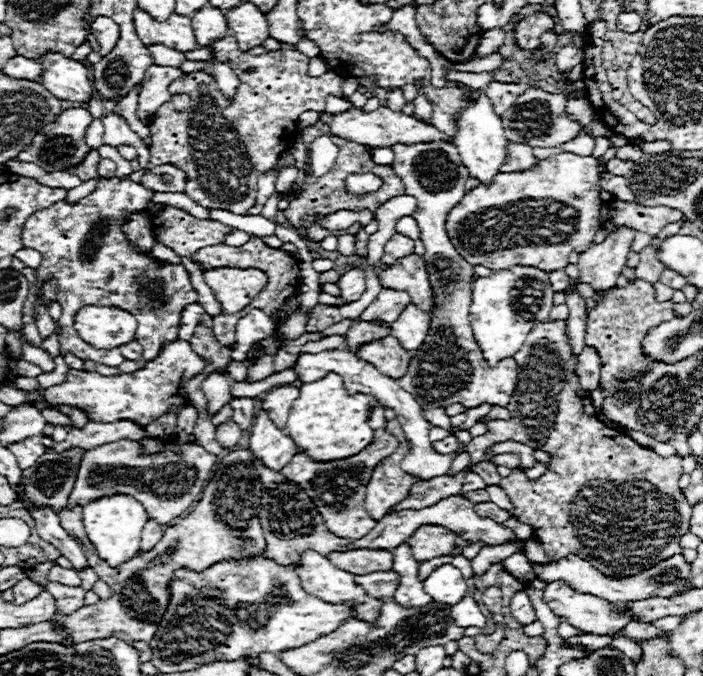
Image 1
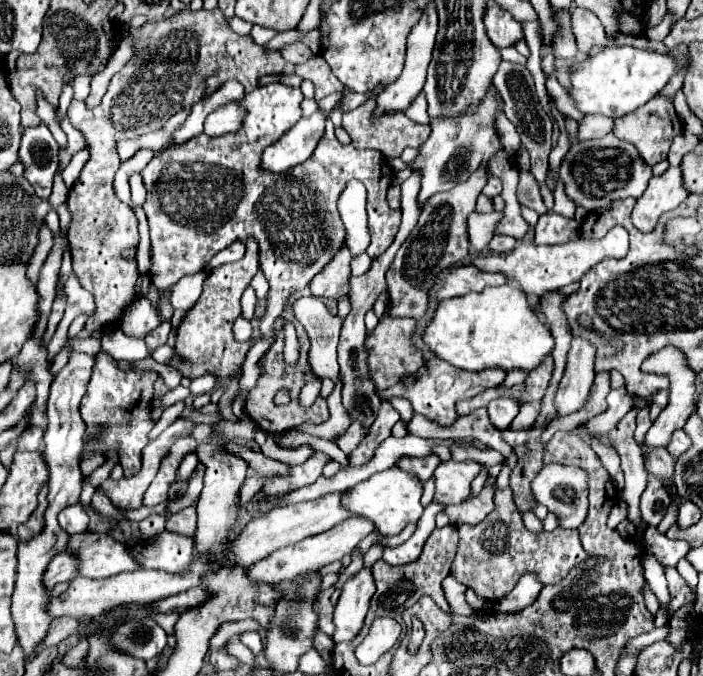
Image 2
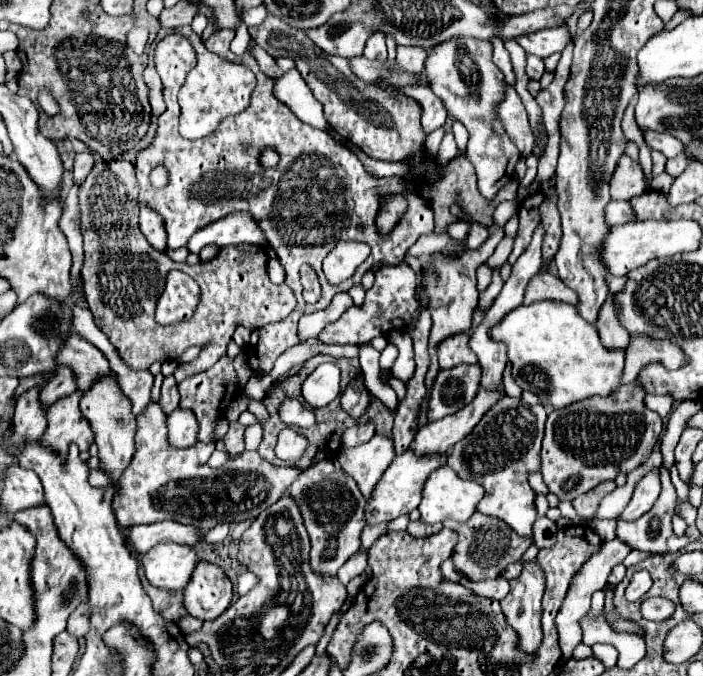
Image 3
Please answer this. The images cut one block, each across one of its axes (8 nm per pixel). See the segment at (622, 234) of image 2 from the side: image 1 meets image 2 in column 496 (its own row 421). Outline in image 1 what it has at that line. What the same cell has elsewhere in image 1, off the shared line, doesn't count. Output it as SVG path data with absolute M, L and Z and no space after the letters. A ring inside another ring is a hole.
M260 410L254 418L254 426L250 430L250 452L262 460L262 464L270 470L282 470L290 458L298 452L296 442L284 434L276 424L268 418L264 410Z

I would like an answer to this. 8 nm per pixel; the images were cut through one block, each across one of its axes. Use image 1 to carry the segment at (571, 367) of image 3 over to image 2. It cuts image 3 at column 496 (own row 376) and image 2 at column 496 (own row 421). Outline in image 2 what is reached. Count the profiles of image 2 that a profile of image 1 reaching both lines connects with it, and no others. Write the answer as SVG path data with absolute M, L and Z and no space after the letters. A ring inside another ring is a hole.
M512 284L442 300L422 338L438 358L462 370L502 368L532 372L554 350L550 330L540 322L526 294Z

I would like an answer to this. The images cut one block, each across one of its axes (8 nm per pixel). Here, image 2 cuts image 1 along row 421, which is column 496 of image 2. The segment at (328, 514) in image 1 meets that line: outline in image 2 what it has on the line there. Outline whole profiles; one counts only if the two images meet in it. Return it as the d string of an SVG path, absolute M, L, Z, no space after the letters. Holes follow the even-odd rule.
M430 358L422 366L422 370L418 370L412 376L402 378L398 384L390 386L388 390L380 390L378 394L380 394L380 398L386 398L386 396L404 396L406 400L410 400L414 412L420 412L422 416L426 416L428 420L432 420L436 424L450 426L450 424L454 424L460 418L458 410L456 410L456 404L460 400L470 400L476 394L480 394L482 390L498 386L504 378L506 378L504 370L466 372L466 370L458 370L456 366L444 362L442 358Z

